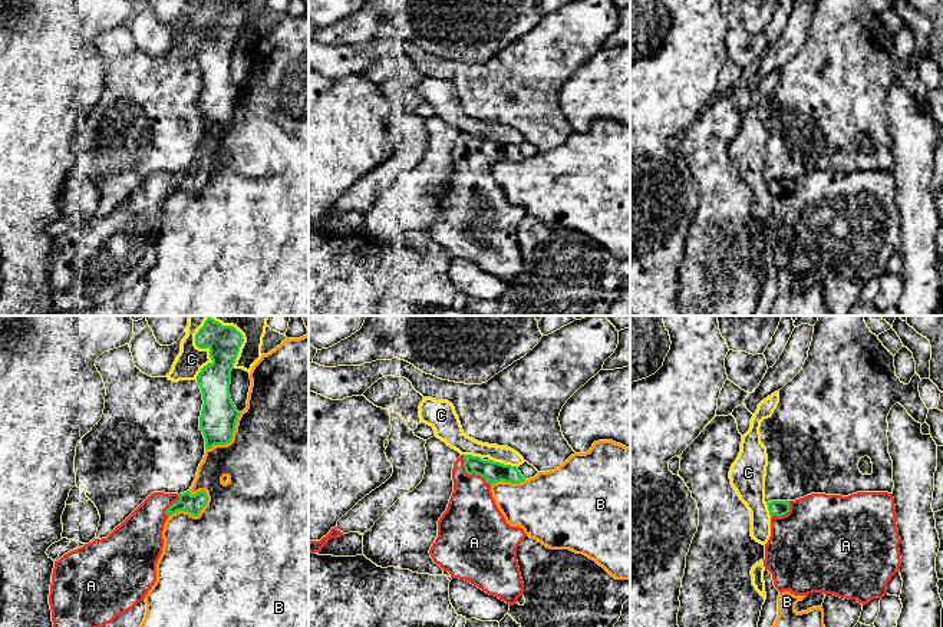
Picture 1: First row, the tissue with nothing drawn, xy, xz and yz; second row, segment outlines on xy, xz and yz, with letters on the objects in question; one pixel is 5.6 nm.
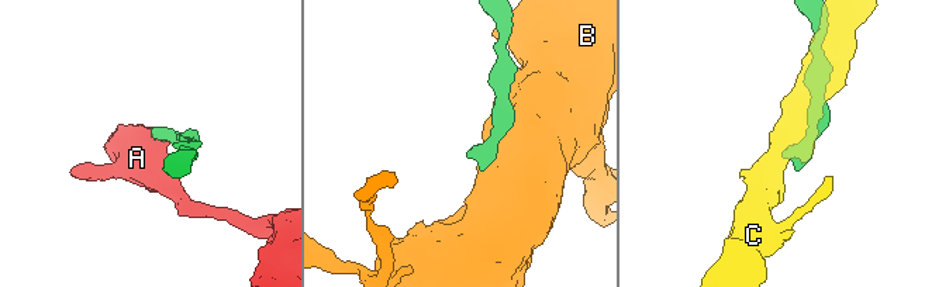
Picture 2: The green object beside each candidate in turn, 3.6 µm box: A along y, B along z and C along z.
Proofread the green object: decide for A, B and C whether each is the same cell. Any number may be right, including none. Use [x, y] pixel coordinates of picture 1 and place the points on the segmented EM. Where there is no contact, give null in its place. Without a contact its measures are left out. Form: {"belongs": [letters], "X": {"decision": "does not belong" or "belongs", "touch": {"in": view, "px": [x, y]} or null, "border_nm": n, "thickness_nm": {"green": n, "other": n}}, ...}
{"belongs": ["A"], "A": {"decision": "belongs", "touch": {"in": "xz", "px": [470, 474]}, "border_nm": 240, "thickness_nm": {"green": 120, "other": 300}}, "B": {"decision": "does not belong", "touch": {"in": "xy", "px": [194, 515]}, "border_nm": 260, "thickness_nm": {"green": 110, "other": 480}}, "C": {"decision": "does not belong", "touch": {"in": "xy", "px": [195, 340]}, "border_nm": 360, "thickness_nm": {"green": 190, "other": 160}}}

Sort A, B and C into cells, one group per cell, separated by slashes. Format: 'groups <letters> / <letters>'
groups A / B / C

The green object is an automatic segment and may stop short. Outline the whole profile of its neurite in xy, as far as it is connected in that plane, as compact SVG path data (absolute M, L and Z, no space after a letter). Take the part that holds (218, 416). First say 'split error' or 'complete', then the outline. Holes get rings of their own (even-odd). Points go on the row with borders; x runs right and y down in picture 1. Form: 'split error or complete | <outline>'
complete | M208 317L195 334L200 349L210 349L211 363L197 376L202 393L200 429L205 439L205 449L227 445L233 439L240 412L230 396L231 372L244 339L233 326L222 326Z

